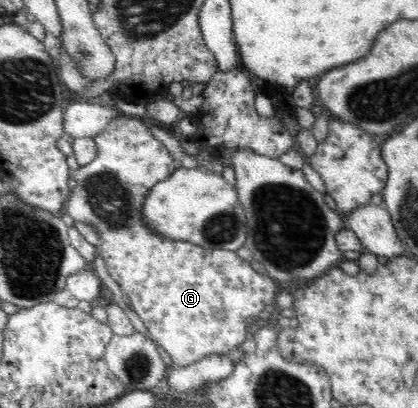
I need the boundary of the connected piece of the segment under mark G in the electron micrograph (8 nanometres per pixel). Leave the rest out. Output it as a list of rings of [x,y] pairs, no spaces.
[[[121,115],[101,133],[93,135],[97,155],[87,165],[74,166],[73,177],[79,184],[65,201],[64,210],[74,221],[85,223],[97,232],[100,241],[97,250],[107,265],[109,276],[131,300],[131,309],[139,316],[153,342],[169,355],[174,367],[188,366],[203,357],[228,355],[231,350],[243,346],[250,330],[246,319],[259,316],[267,305],[274,305],[279,289],[271,277],[257,273],[249,262],[233,251],[205,249],[189,242],[175,241],[145,226],[141,209],[147,193],[155,183],[169,179],[176,169],[173,156],[147,128],[149,123],[146,119]]]

